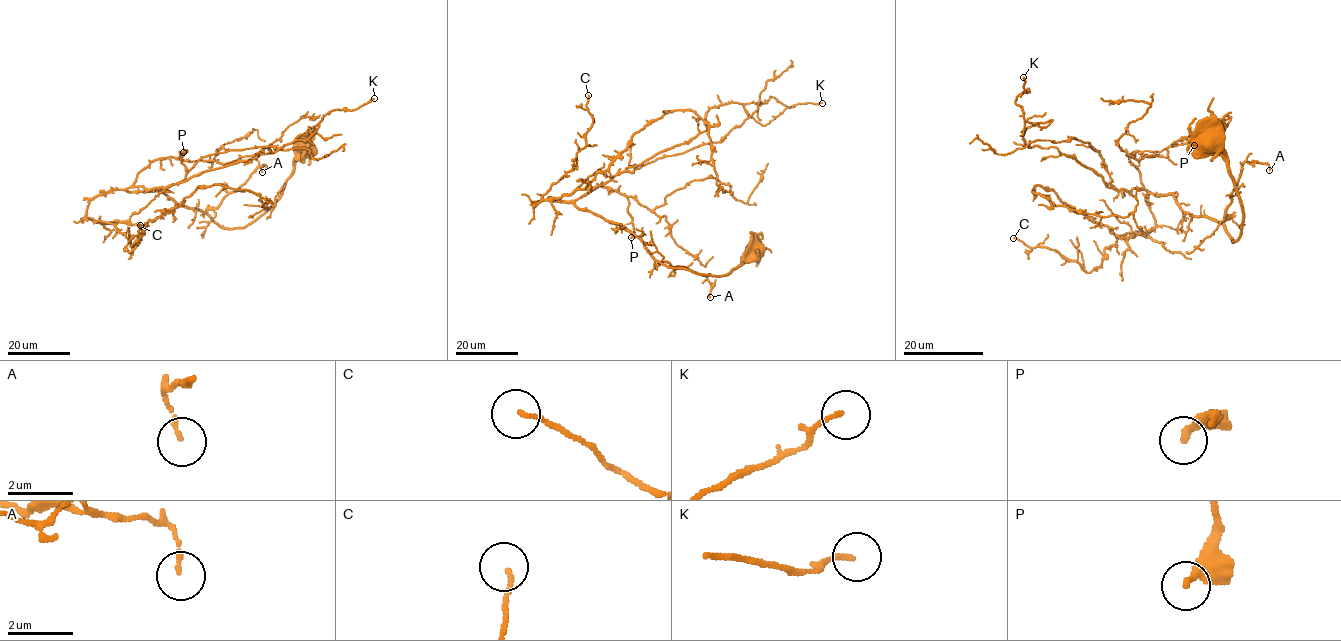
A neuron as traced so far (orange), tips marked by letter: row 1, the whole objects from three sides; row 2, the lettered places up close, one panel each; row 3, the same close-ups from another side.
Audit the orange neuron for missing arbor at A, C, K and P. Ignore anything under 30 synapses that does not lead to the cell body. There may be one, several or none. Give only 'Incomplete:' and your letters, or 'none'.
Incomplete: none

